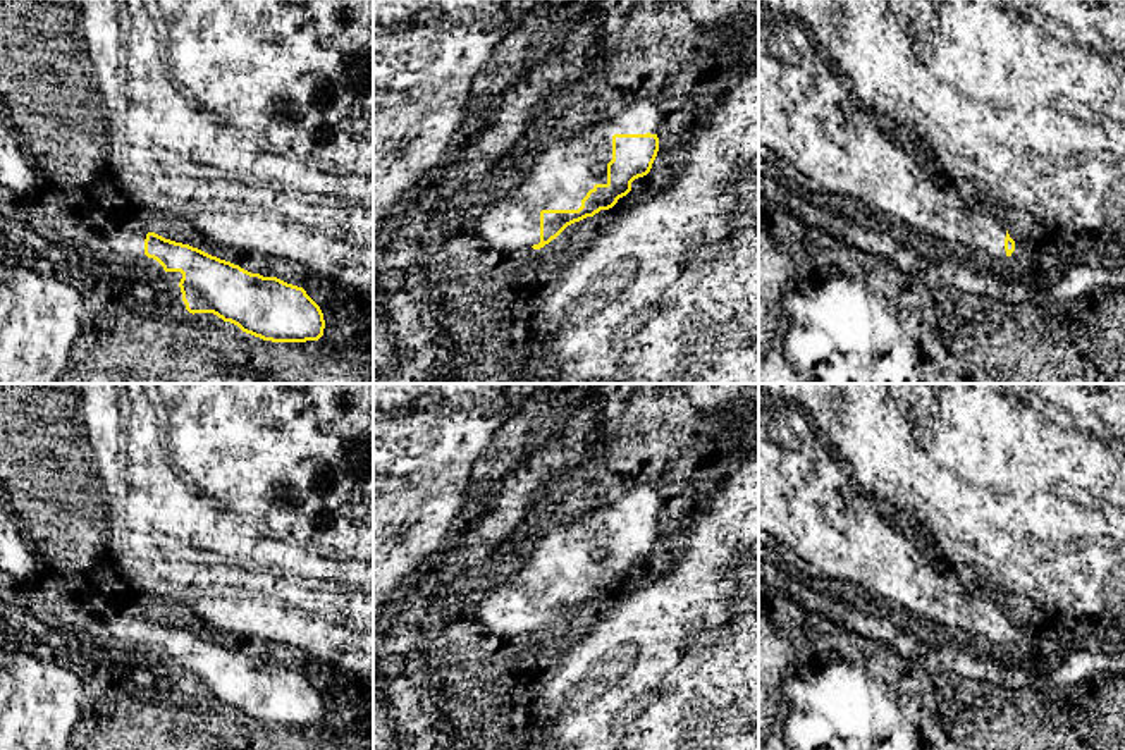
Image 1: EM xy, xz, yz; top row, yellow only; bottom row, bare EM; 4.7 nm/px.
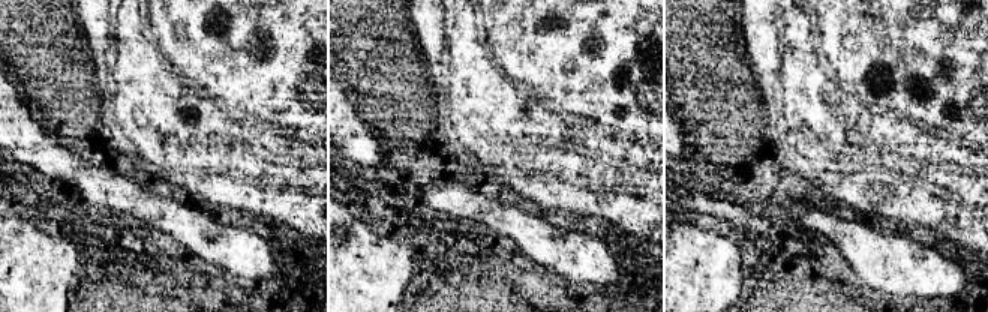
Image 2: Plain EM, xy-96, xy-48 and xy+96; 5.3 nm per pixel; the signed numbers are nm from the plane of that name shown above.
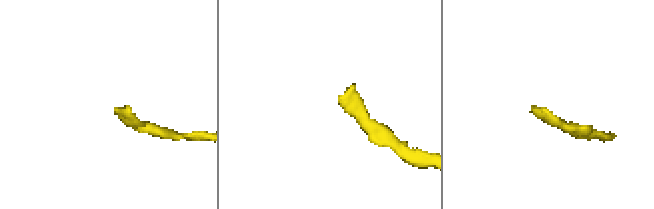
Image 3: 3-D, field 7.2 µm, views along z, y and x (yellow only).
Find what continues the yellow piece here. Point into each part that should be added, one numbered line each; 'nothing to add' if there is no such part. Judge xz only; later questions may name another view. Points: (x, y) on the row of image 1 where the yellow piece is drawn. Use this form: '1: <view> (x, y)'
1: xz (494, 245)

